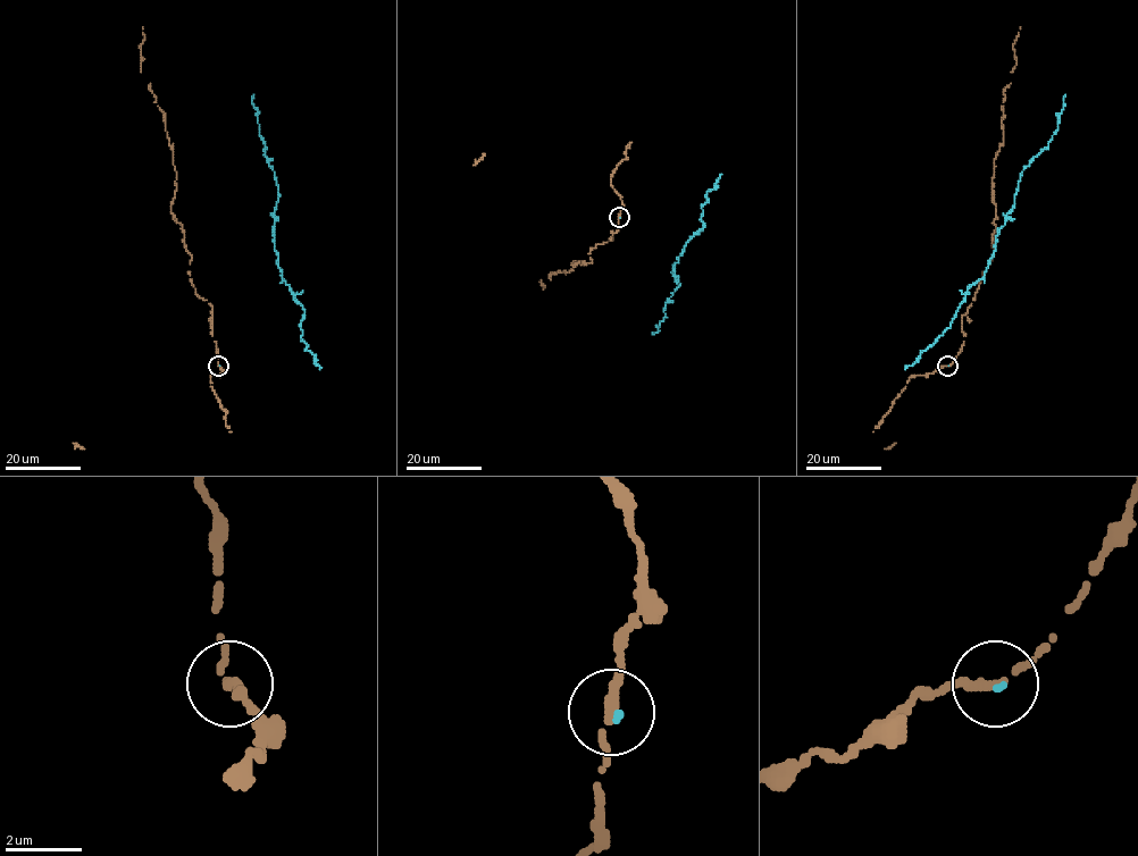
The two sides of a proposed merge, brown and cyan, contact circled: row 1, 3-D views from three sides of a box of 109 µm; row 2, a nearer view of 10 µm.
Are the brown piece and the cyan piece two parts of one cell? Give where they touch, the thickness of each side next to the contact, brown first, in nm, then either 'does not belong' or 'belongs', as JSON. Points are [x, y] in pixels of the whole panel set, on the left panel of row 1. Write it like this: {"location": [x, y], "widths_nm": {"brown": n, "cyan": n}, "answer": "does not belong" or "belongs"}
{"location": [218, 366], "widths_nm": {"brown": 240, "cyan": 110}, "answer": "belongs"}

